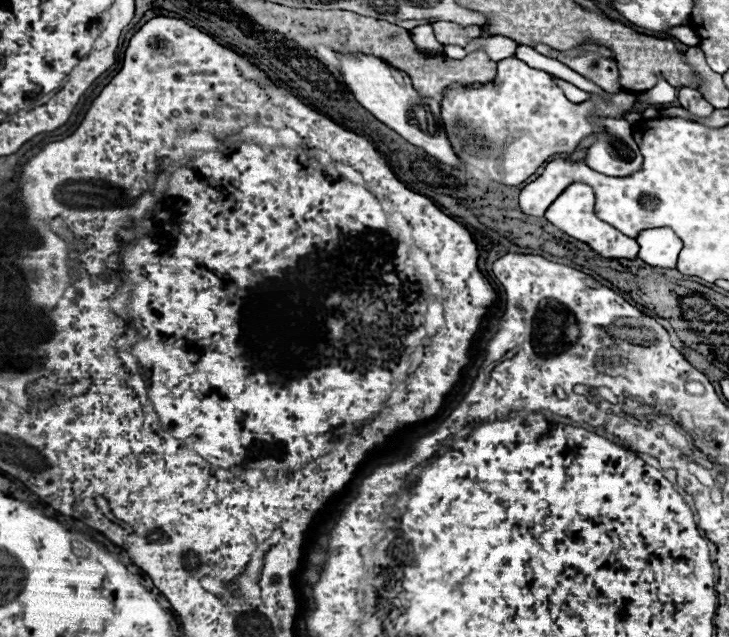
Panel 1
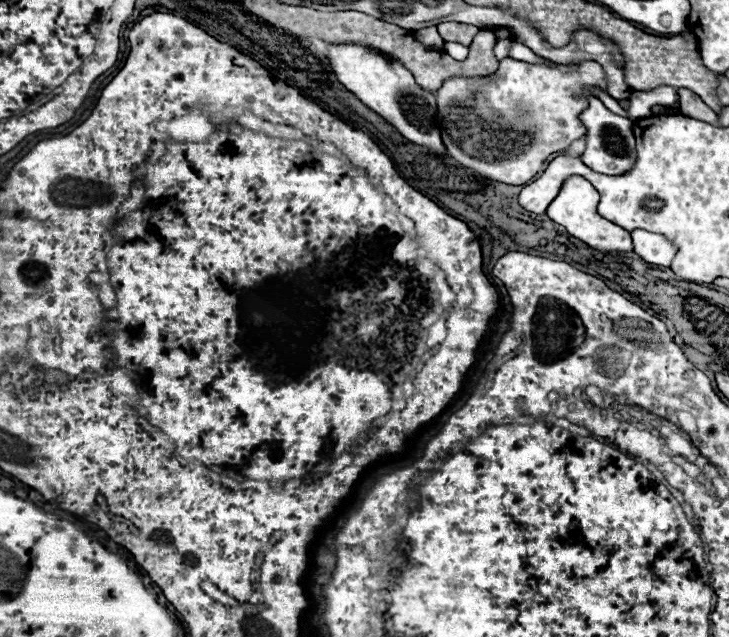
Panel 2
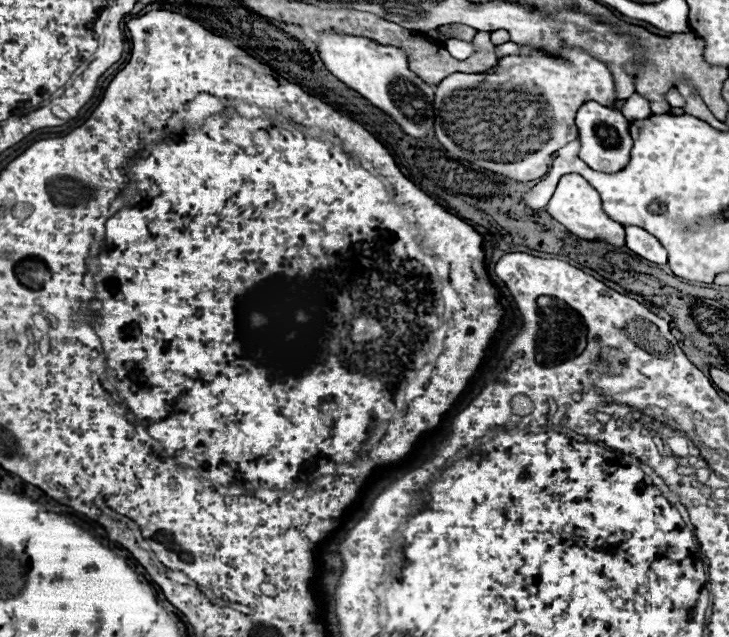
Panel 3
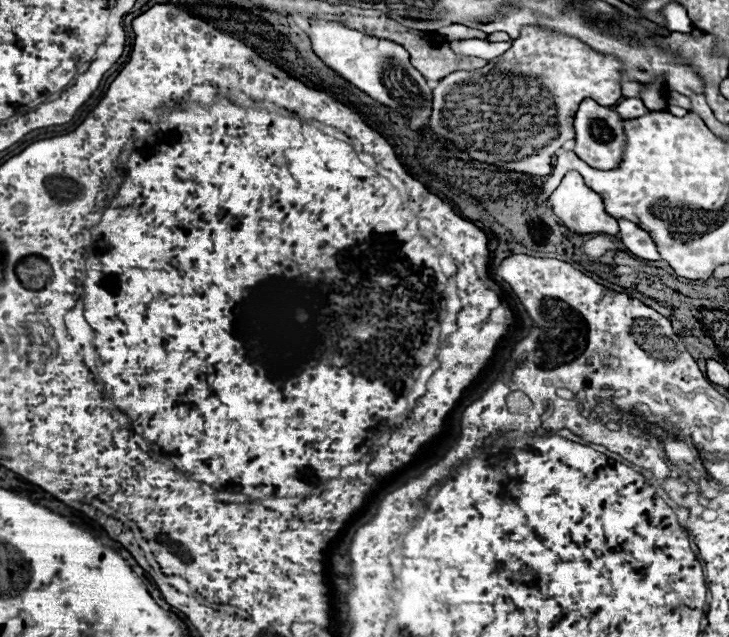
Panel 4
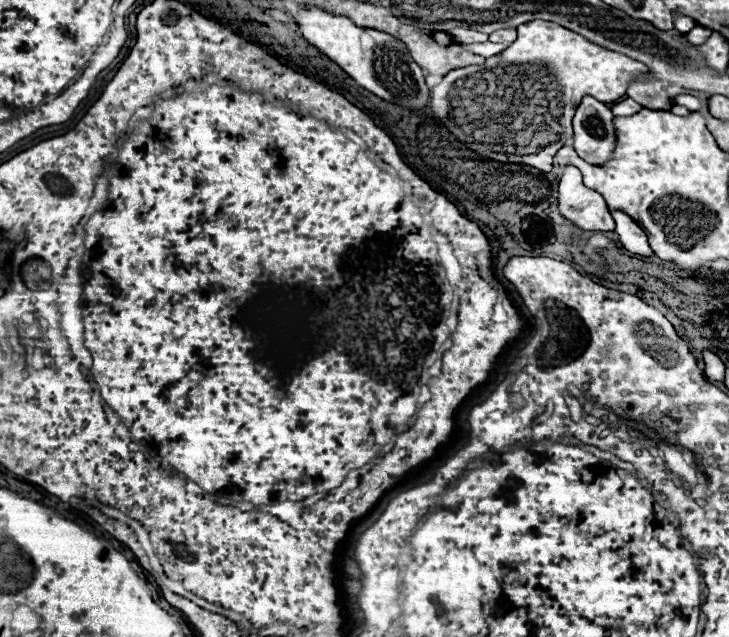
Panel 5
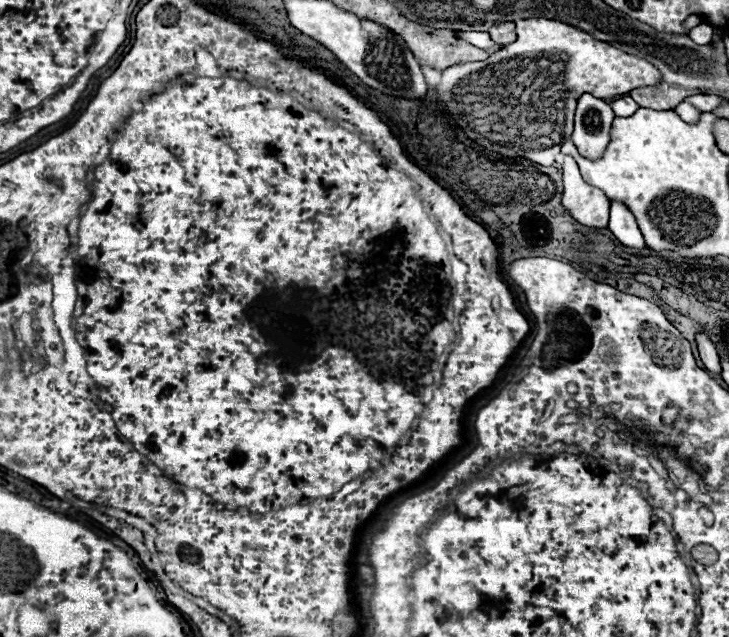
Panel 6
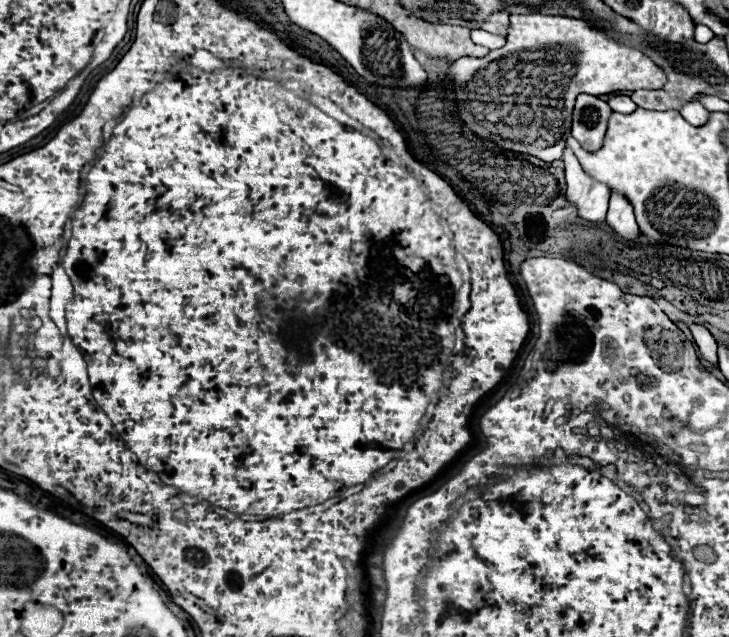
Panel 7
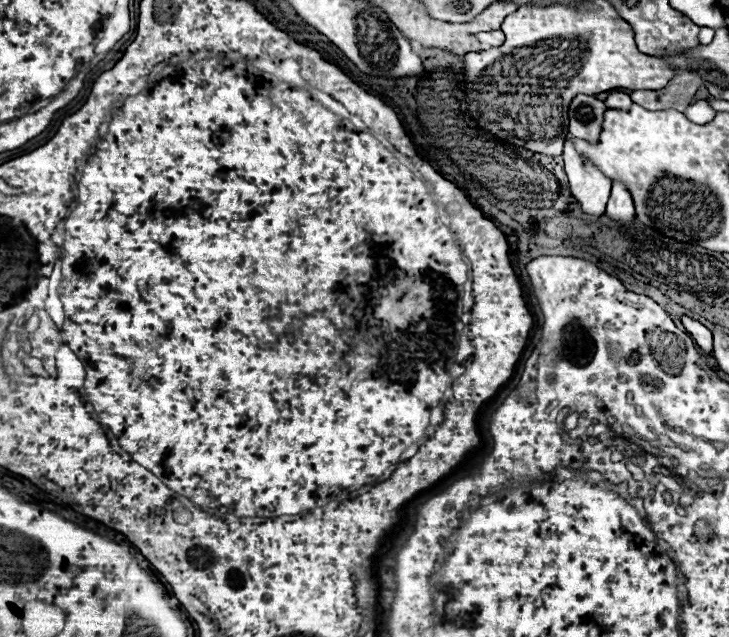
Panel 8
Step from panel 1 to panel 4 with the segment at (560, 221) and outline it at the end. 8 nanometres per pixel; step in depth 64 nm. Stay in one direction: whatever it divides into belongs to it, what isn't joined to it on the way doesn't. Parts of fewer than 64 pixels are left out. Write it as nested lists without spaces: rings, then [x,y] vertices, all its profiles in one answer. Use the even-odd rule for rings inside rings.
[[[570,170],[560,186],[552,192],[550,196],[550,204],[554,208],[554,214],[574,232],[578,234],[612,234],[612,236],[618,236],[618,222],[604,210],[604,204],[602,204],[602,198],[590,190],[582,176],[576,172],[576,170]]]

